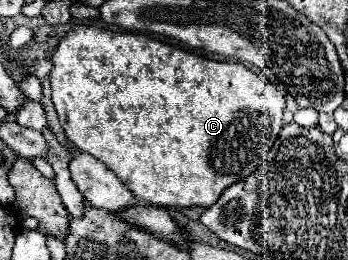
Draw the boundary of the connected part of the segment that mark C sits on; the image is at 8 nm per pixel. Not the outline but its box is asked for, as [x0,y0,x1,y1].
[50,26,286,208]

